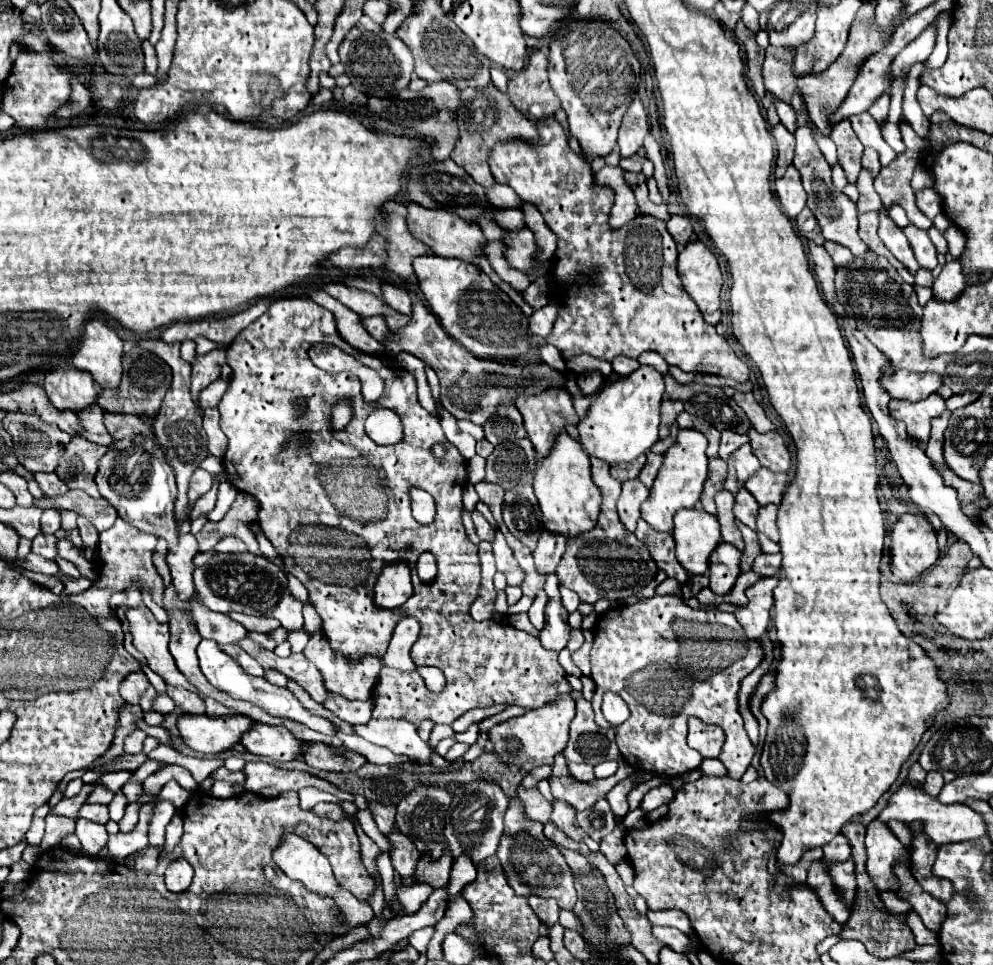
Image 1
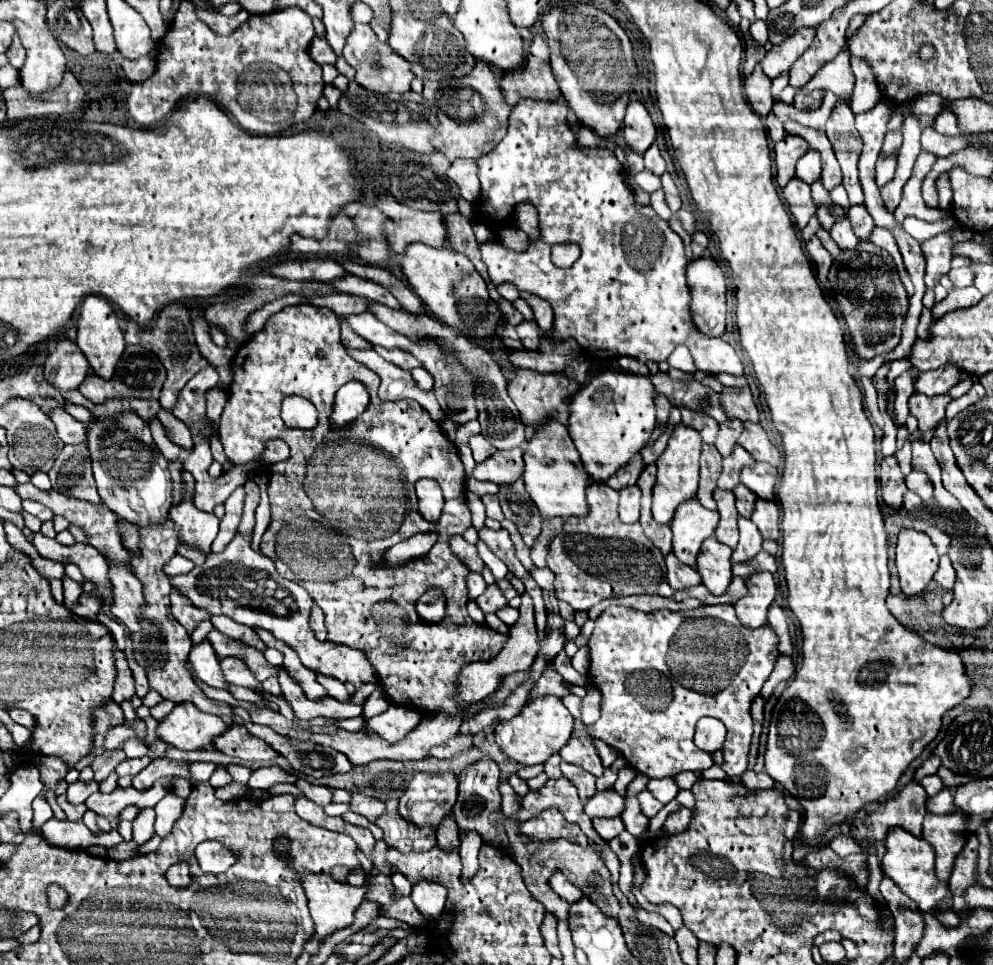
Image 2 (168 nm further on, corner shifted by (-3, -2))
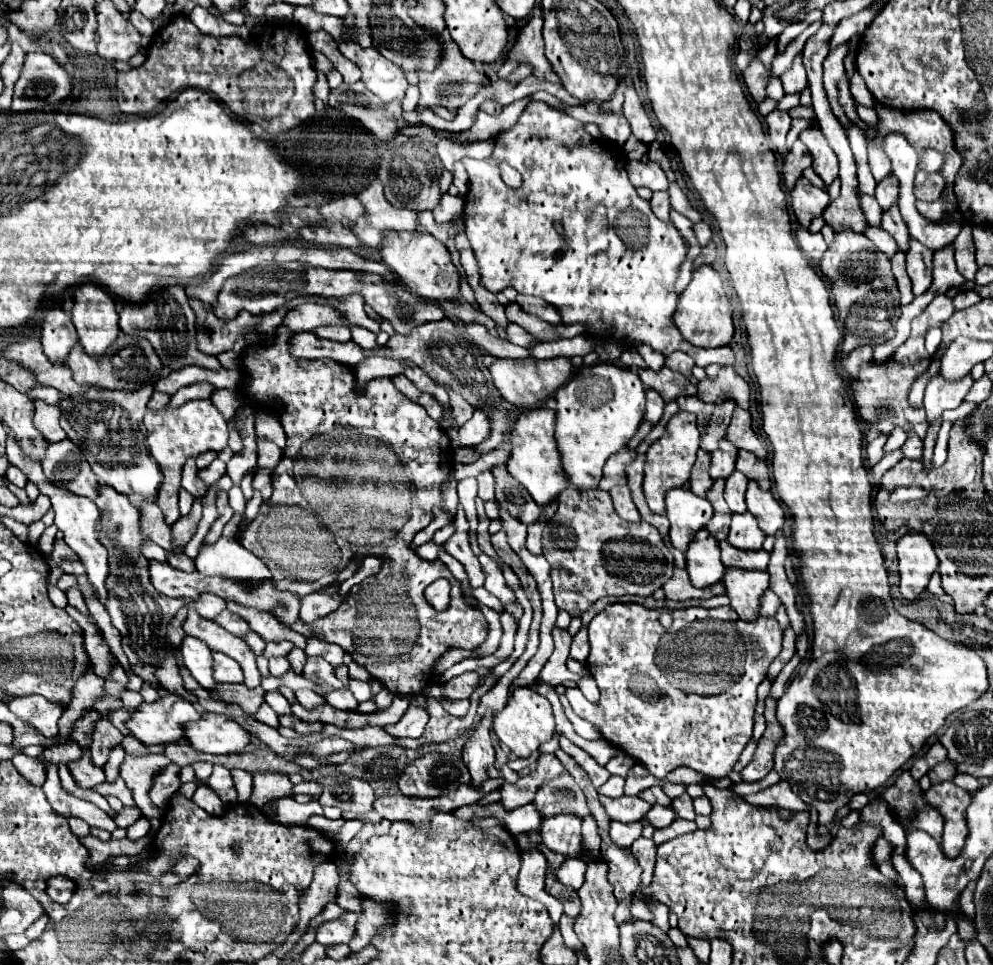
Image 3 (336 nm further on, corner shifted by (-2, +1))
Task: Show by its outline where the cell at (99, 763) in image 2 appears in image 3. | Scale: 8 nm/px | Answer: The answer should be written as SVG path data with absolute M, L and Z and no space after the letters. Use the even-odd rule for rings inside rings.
M100 719L96 721L94 725L94 731L92 731L92 745L90 745L90 751L92 751L92 761L94 765L102 767L104 761L108 759L108 753L114 745L118 745L122 741L122 733L108 721L108 719Z

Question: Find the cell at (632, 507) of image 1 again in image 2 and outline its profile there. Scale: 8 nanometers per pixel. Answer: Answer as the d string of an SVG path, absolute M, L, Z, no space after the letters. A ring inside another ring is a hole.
M627 486L619 490L621 502L619 502L619 518L627 524L633 524L639 520L639 504L641 504L641 492L637 486Z

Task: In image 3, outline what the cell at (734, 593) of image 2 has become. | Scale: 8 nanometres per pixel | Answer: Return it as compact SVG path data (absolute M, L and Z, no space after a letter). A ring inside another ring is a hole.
M674 569L674 575L670 581L666 581L662 585L664 597L672 599L672 601L684 601L684 599L706 599L710 595L722 595L724 593L724 585L716 583L712 587L706 589L696 589L690 579L688 573L684 569Z

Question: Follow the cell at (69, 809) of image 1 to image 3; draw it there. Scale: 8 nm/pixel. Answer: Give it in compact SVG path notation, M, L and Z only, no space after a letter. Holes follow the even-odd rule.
M84 747L82 757L78 761L70 761L68 767L70 767L70 773L74 775L76 783L82 789L92 789L94 785L98 785L98 783L102 783L106 779L104 777L104 769L92 765L92 757L90 757L90 749L88 747Z

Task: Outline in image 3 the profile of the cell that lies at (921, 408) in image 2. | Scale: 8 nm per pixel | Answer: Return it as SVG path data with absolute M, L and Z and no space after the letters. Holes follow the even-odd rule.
M938 375L932 377L924 393L924 407L926 407L928 421L940 417L942 411L946 409L956 409L964 401L972 383L974 379L970 375L958 381L942 381Z

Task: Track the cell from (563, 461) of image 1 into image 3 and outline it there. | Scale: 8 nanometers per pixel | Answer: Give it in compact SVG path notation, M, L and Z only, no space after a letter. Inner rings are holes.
M536 407L524 411L512 425L510 435L512 435L510 437L512 451L510 451L510 461L506 463L508 473L526 487L526 491L540 507L548 505L556 495L560 495L568 487L554 439L554 411L548 407Z

